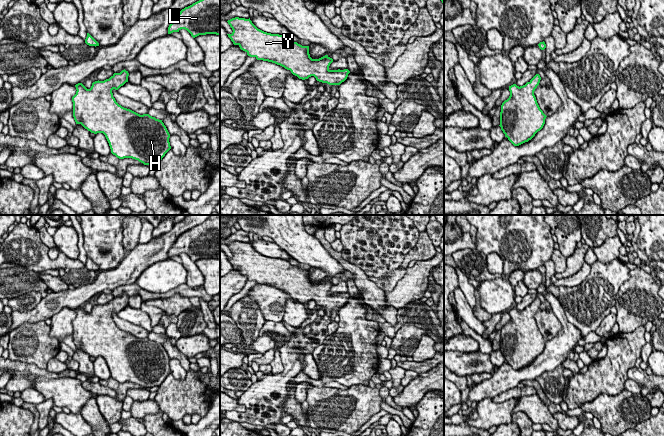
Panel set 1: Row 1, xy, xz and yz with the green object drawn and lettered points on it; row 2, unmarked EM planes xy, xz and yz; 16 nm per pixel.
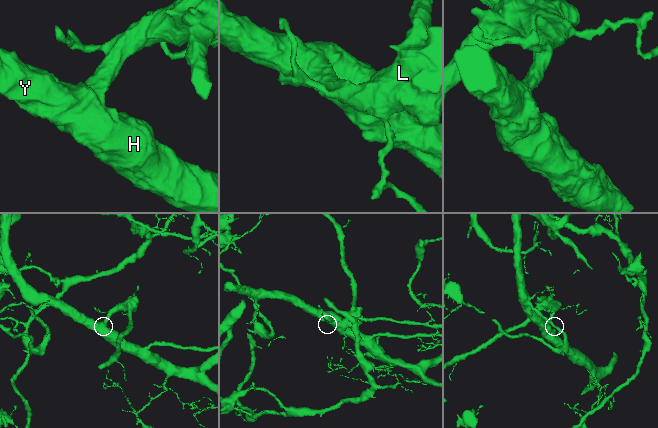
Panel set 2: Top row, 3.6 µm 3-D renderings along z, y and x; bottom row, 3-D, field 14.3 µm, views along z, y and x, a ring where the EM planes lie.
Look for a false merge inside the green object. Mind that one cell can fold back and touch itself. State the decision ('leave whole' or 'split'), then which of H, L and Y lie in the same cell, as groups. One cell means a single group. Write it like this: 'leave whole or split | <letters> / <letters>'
leave whole | H L Y

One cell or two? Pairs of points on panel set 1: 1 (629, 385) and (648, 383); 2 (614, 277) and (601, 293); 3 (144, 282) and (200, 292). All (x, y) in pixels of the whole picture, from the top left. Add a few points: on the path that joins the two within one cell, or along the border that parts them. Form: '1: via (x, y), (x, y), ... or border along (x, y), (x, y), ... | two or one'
1: border along (628, 377), (641, 387), (641, 392) | two
2: via (610, 281), (605, 289) | one
3: border along (185, 282), (165, 292), (152, 292) | two

